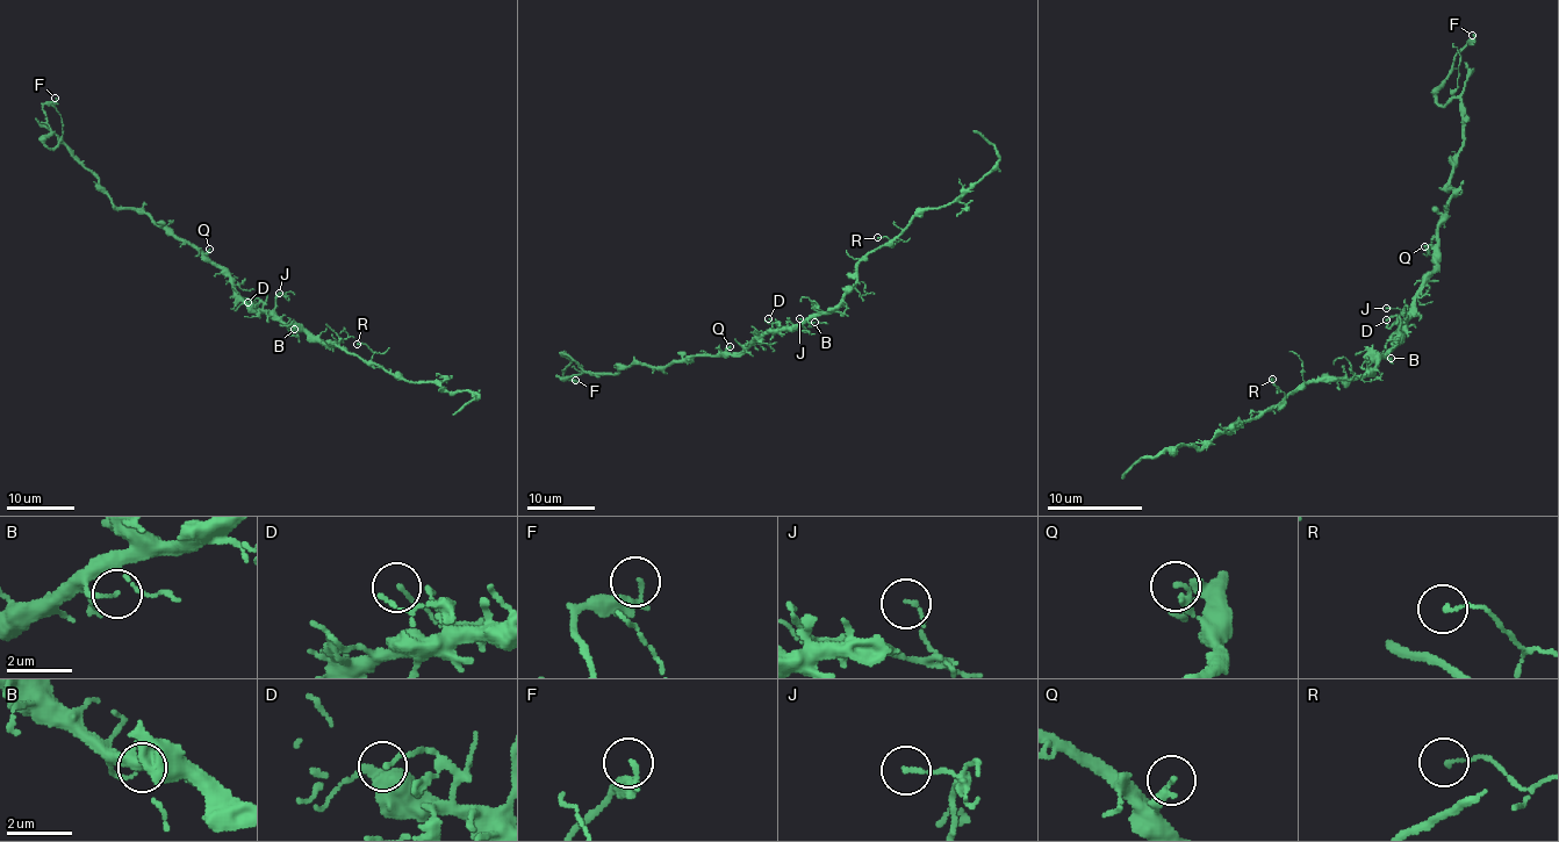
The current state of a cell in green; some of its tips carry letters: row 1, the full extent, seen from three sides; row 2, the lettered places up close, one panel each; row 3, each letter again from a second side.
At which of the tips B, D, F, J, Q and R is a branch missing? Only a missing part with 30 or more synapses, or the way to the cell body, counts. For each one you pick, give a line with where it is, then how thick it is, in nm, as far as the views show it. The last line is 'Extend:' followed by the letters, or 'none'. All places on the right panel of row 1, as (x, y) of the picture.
Extend: none

